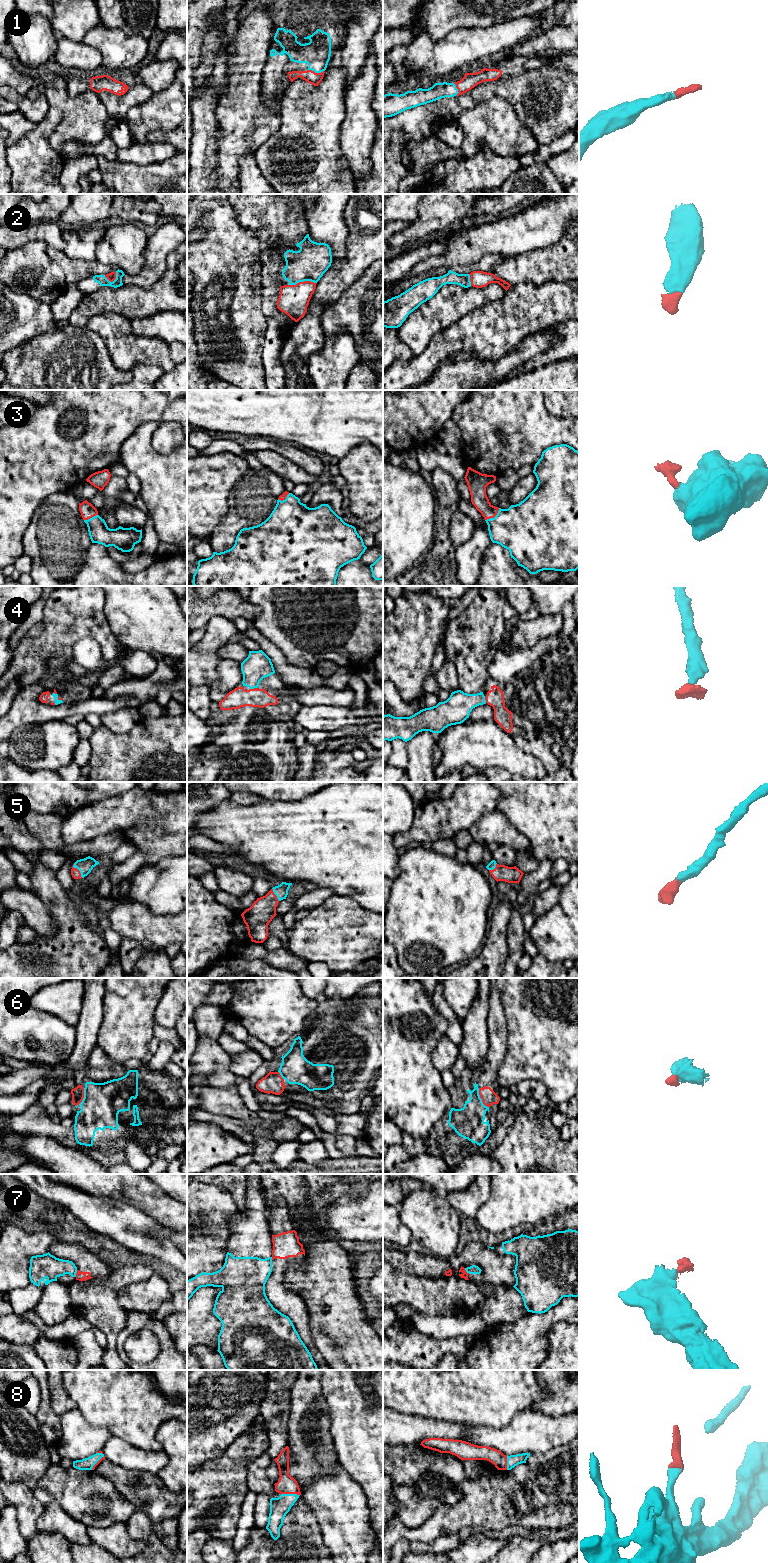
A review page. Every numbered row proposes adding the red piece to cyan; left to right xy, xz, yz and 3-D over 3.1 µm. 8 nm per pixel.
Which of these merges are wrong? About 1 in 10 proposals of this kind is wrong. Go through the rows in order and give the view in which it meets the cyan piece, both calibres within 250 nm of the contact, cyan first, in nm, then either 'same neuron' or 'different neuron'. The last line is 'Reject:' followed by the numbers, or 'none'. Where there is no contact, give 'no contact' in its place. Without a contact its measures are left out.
1: contact in xz; calibres 220 and 100 nm; same neuron
2: contact in xz; calibres 280 and 240 nm; same neuron
3: contact in yz; calibres 400 and 140 nm; same neuron
4: contact in xz; calibres 220 and 160 nm; same neuron
5: contact in xy; calibres 120 and 70 nm; same neuron
6: contact in yz; calibres 260 and 120 nm; same neuron
7: contact in xy; calibres 190 and 50 nm; different neuron
8: contact in xz; calibres 160 and 140 nm; same neuron
Reject: 7

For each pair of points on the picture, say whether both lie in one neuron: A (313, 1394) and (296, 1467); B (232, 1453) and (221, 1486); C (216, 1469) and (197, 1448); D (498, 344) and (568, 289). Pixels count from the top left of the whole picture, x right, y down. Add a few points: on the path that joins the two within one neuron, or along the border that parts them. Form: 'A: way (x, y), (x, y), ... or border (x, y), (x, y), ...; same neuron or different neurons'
A: way (308, 1412), (307, 1424), (299, 1432), (299, 1449); same neuron
B: way (232, 1461), (224, 1478); same neuron
C: border (228, 1446), (218, 1457), (209, 1459), (197, 1467); different neurons
D: way (515, 327), (535, 307), (551, 302); same neuron

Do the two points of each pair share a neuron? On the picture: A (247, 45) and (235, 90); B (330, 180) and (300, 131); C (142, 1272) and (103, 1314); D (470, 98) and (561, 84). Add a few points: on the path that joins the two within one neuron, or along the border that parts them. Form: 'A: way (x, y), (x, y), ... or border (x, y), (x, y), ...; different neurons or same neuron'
A: way (250, 56), (250, 73), (246, 79); same neuron
B: way (319, 168), (315, 148), (310, 143); same neuron
C: way (128, 1274), (103, 1297), (103, 1300); same neuron
D: way (493, 88), (538, 88); same neuron

